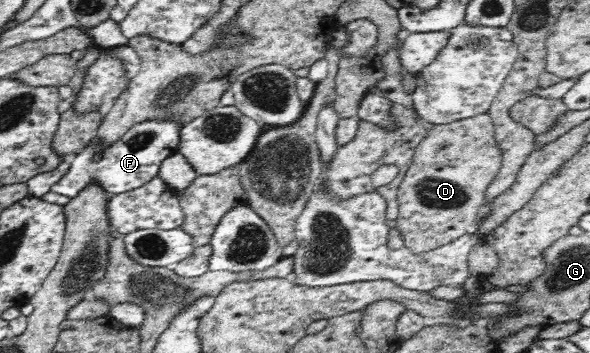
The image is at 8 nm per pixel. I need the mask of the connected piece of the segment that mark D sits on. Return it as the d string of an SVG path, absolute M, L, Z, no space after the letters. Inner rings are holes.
M487 113L435 125L420 141L397 193L399 213L396 228L401 232L407 249L411 249L413 253L425 253L465 234L475 233L486 203L487 188L496 178L502 164L502 153L494 138L494 131L494 123Z

